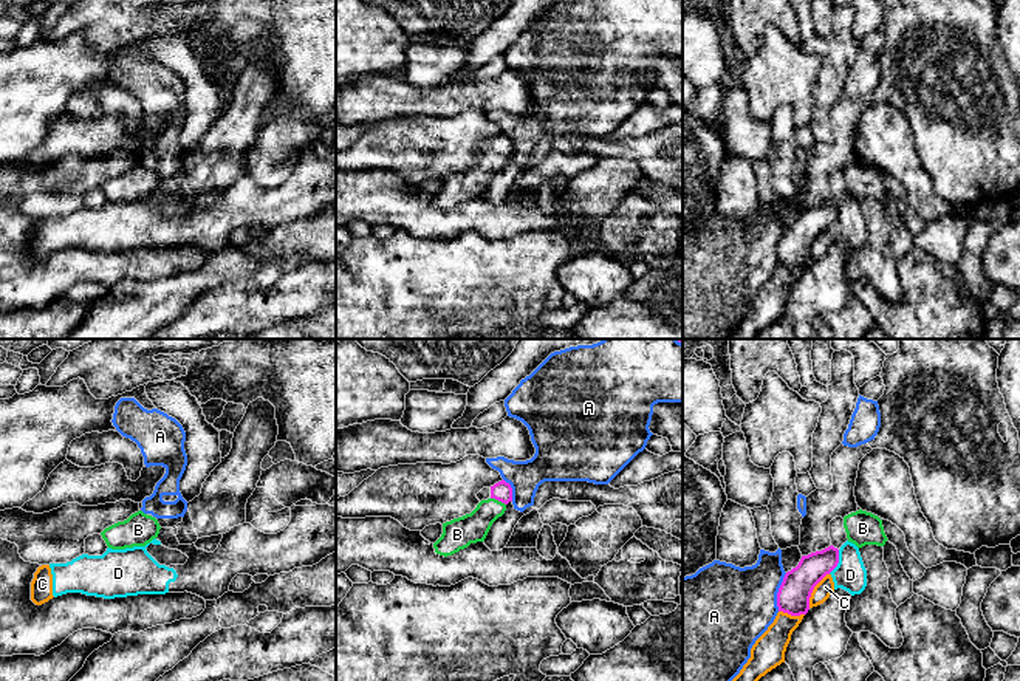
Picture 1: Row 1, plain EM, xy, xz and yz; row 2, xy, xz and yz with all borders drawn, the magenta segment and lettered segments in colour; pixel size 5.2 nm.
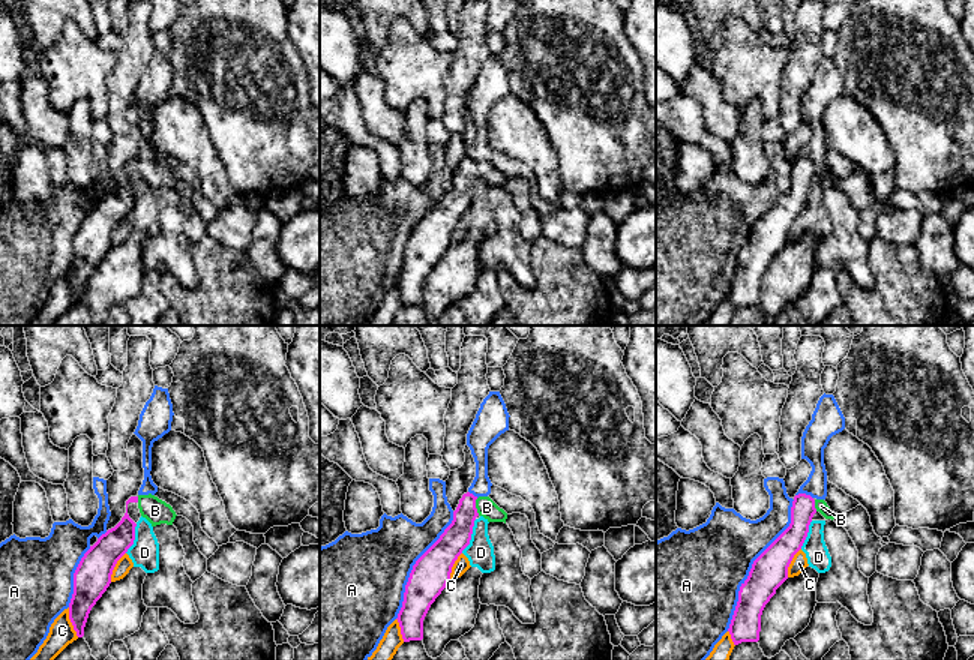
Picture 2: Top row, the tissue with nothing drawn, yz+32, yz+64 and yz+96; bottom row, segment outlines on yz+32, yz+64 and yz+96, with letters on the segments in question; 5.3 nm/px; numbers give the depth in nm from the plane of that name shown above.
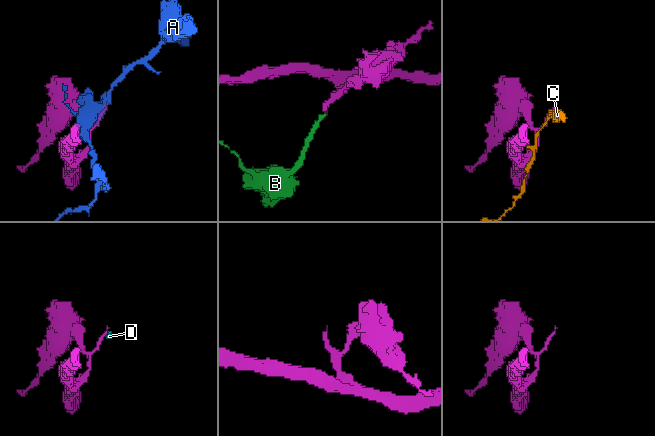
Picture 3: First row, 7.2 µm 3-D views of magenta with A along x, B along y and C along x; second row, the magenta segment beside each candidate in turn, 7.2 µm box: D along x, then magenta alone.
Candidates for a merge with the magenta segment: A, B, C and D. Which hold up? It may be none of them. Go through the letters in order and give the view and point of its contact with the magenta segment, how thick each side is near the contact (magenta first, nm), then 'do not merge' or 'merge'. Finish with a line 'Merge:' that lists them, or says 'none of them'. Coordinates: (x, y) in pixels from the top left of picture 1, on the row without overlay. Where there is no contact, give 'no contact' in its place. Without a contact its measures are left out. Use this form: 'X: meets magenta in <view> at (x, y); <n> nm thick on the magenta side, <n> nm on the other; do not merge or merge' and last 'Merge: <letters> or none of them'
A: meets magenta in yz at (779, 245); 170 nm thick on the magenta side, 400 nm on the other; do not merge
B: meets magenta in xz at (499, 153); 110 nm thick on the magenta side, 160 nm on the other; merge
C: meets magenta in yz at (813, 242); 170 nm thick on the magenta side, 90 nm on the other; do not merge
D: meets magenta in yz at (838, 215); 160 nm thick on the magenta side, 170 nm on the other; do not merge
Merge: B

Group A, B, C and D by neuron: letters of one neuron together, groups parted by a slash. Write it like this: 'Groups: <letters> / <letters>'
Groups: A / B / C D

